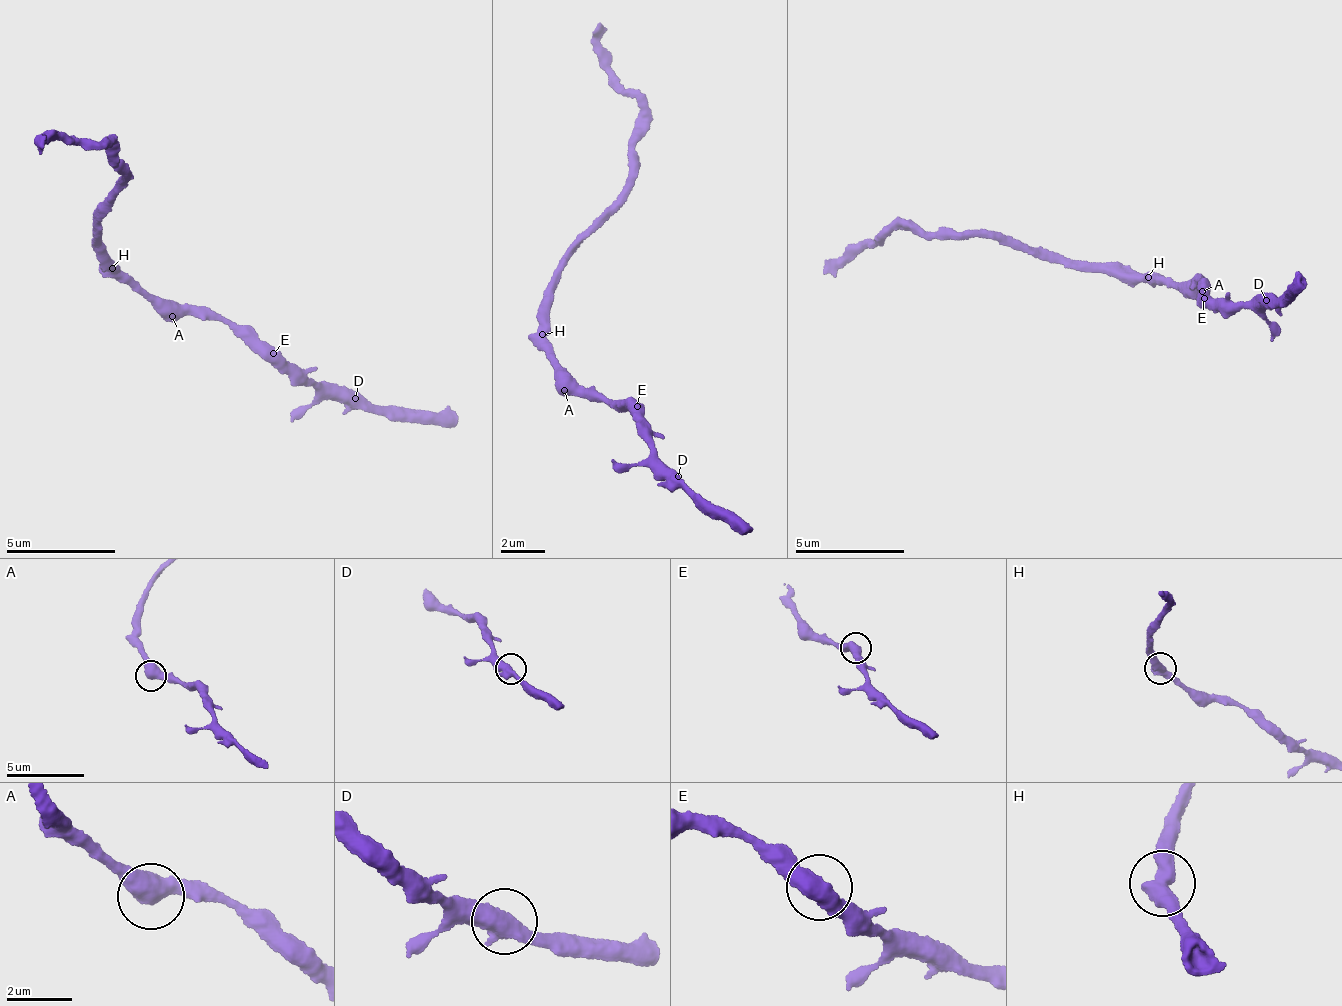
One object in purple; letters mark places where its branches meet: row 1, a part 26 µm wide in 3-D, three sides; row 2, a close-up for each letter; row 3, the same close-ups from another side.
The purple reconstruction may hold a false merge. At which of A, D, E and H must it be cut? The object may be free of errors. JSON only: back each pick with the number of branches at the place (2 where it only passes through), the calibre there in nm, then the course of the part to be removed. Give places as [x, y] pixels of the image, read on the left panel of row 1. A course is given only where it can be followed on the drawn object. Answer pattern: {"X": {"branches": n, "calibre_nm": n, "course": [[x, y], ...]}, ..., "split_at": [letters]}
{"H": {"branches": 2, "calibre_nm": 500, "course": [[111, 269], [92, 240], [94, 212], [125, 181], [110, 145], [102, 139], [57, 137], [51, 132], [43, 147]]}, "split_at": ["H"]}

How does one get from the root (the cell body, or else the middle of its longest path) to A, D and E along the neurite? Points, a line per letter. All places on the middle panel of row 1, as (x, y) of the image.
A: (550, 340), (550, 350), (560, 365), (558, 384), (564, 390)
D: (550, 340), (553, 358), (586, 389), (621, 401), (640, 420), (651, 452), (678, 476)
E: (550, 340), (553, 358), (586, 389), (601, 393), (616, 402), (630, 400), (637, 406)

